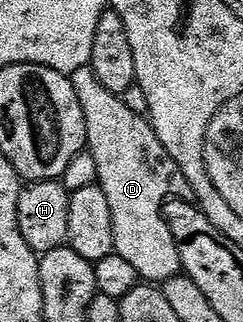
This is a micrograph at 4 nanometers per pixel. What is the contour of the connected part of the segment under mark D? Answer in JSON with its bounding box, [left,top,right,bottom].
[69,66,181,285]

